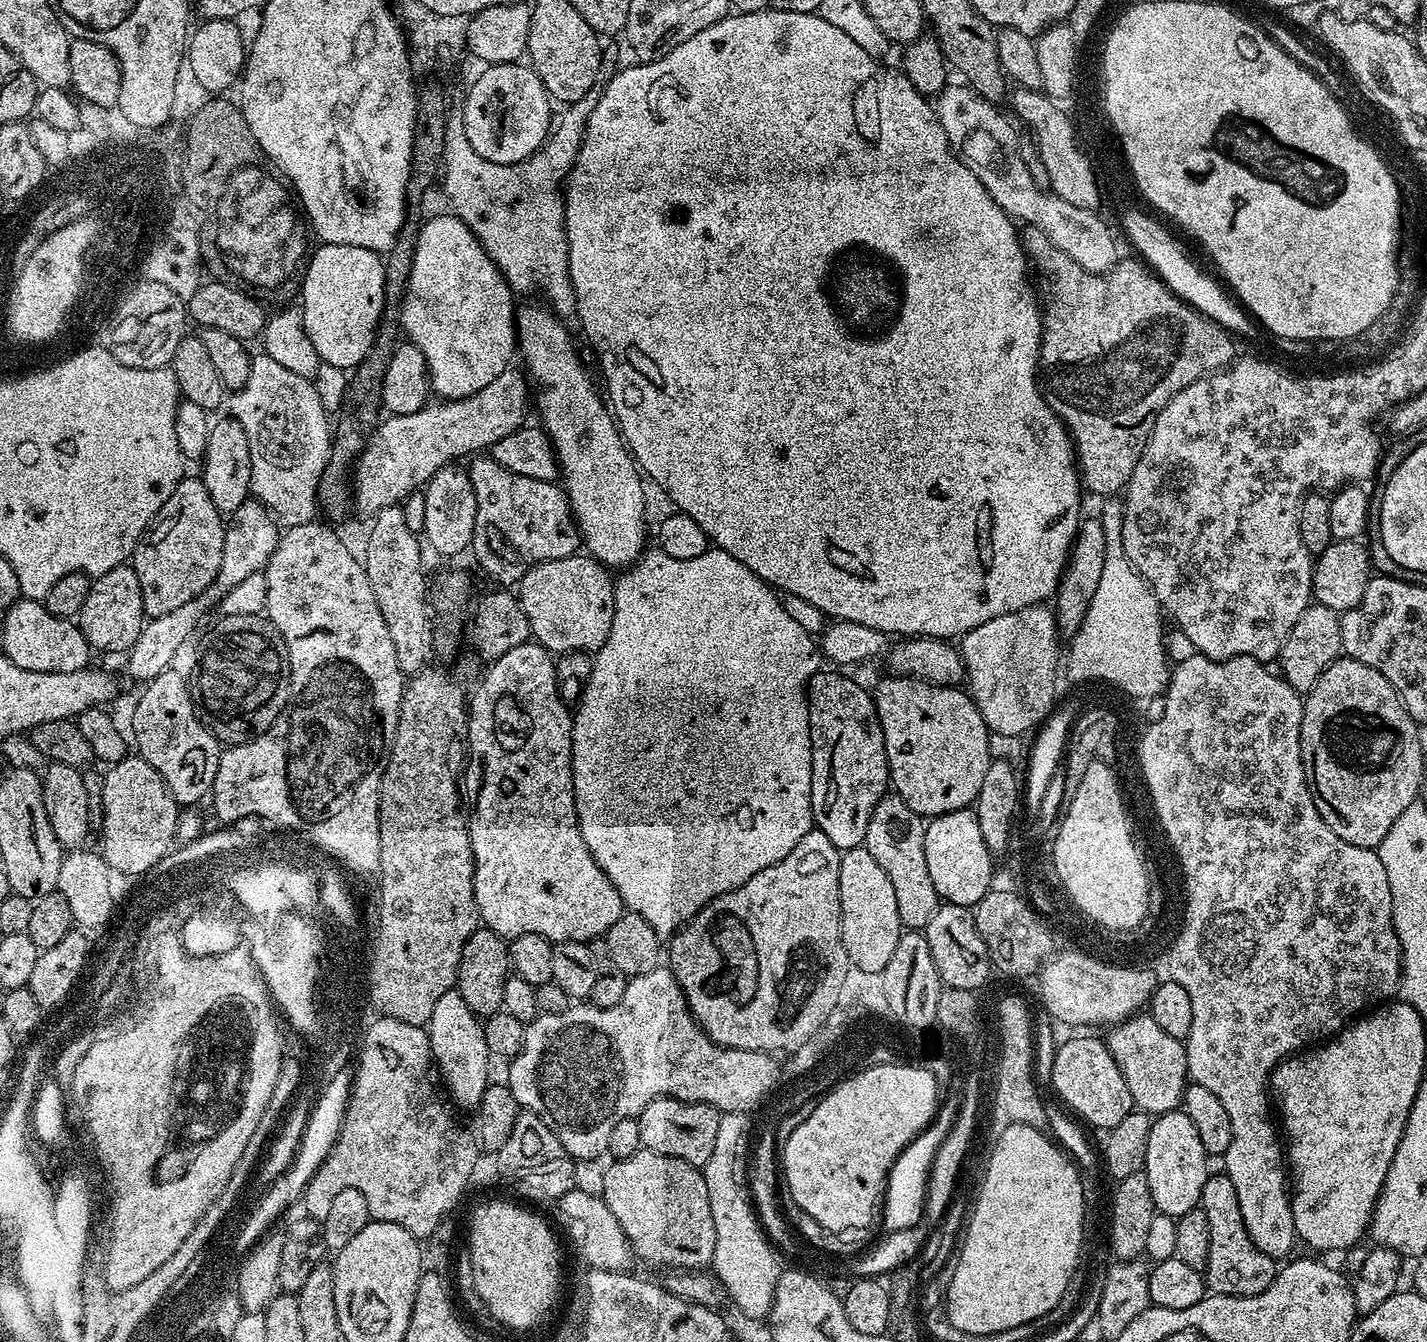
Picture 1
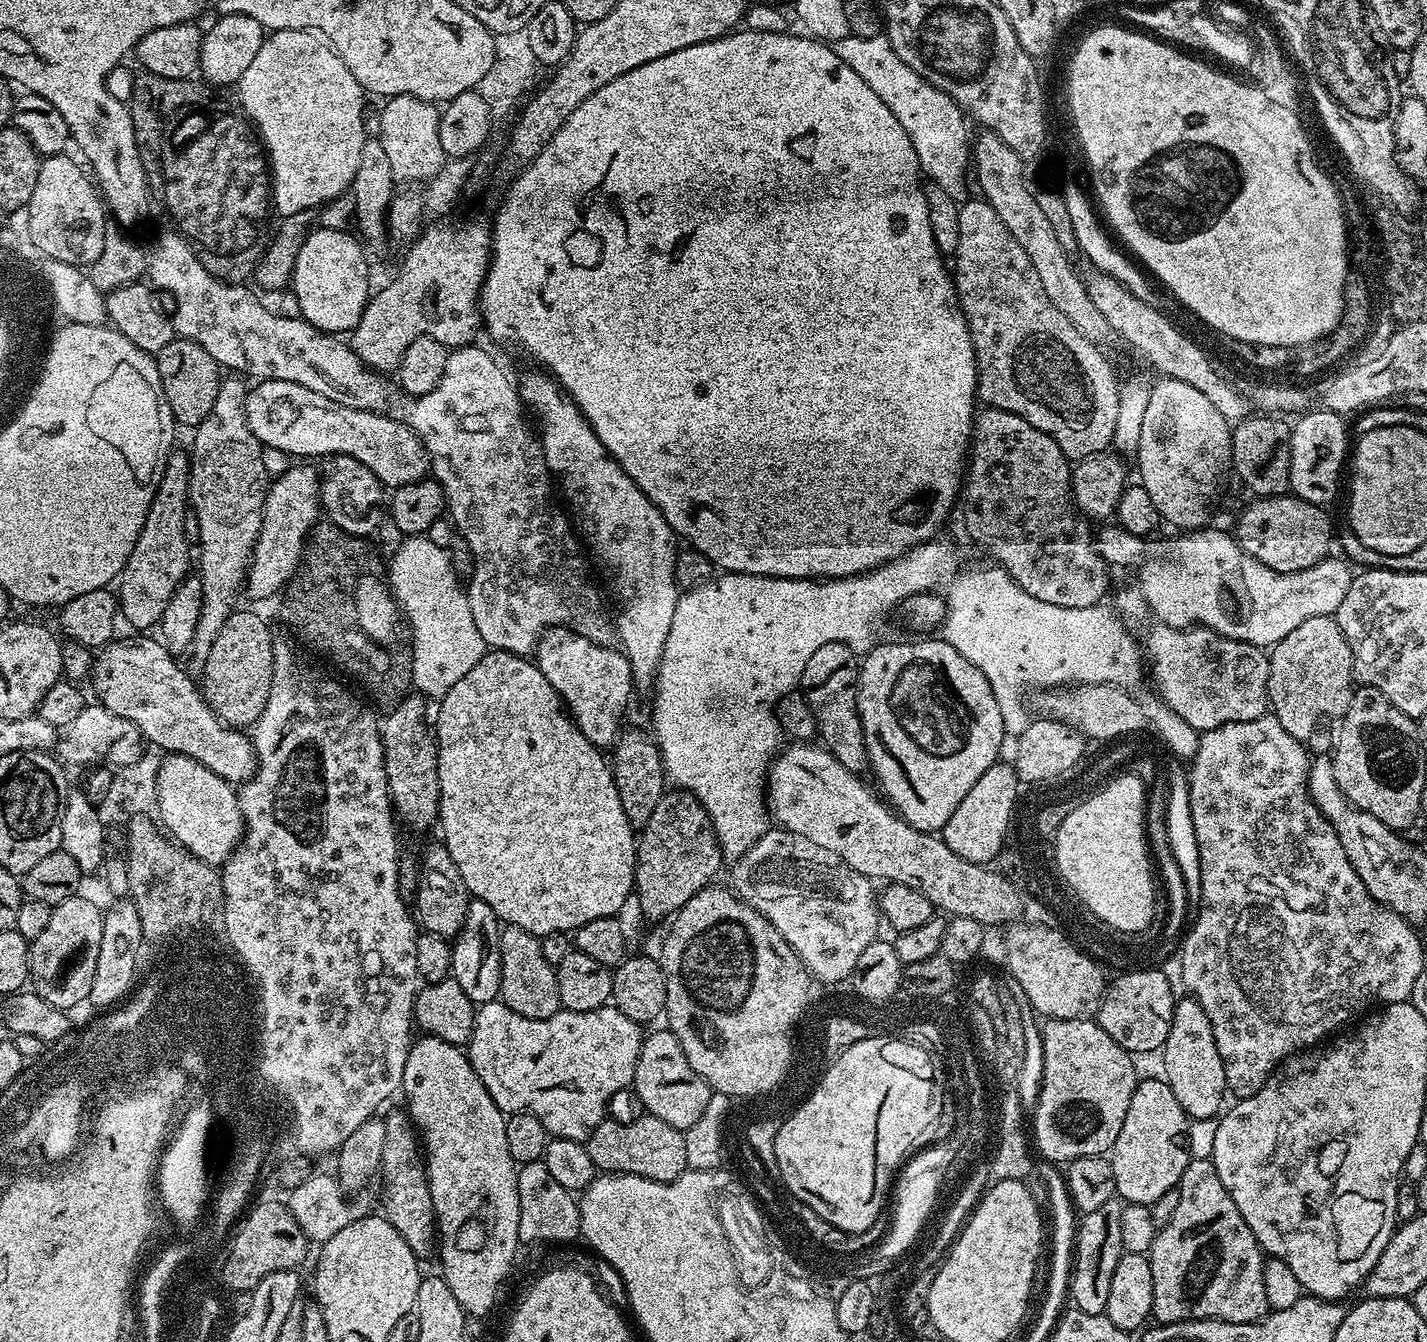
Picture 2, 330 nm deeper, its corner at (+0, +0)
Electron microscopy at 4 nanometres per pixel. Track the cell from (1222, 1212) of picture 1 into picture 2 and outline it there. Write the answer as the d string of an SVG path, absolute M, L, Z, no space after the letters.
M1189 1159L1179 1185L1178 1206L1170 1222L1159 1229L1152 1243L1152 1249L1146 1253L1150 1262L1150 1274L1154 1274L1154 1302L1152 1316L1156 1324L1173 1324L1187 1320L1221 1320L1254 1324L1263 1320L1270 1309L1266 1300L1263 1281L1265 1253L1254 1238L1246 1218L1238 1214L1234 1198L1222 1186L1218 1170L1214 1170L1211 1159Z

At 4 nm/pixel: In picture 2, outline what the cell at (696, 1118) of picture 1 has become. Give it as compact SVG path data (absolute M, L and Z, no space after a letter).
M667 1030L652 1032L649 1036L647 1033L643 1037L631 1087L635 1088L638 1098L642 1098L647 1115L681 1130L694 1126L694 1122L706 1114L706 1106L710 1106L714 1091L712 1085L694 1070L694 1066L686 1062L686 1054L678 1038Z

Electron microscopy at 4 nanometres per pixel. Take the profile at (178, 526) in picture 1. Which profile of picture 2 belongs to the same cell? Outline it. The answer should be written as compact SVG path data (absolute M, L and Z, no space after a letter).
M173 450L168 453L168 463L148 507L138 542L134 542L134 550L130 550L130 558L126 558L126 566L118 577L119 615L130 627L144 628L140 630L152 630L159 625L170 598L174 598L180 583L190 575L188 536L184 533L184 515L188 516L190 512L189 473L185 468L189 463L189 453Z

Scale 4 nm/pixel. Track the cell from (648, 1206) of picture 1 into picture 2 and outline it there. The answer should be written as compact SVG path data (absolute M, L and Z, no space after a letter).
M647 1114L638 1118L638 1122L630 1122L629 1124L614 1122L611 1118L606 1118L589 1134L586 1143L590 1158L594 1158L597 1169L604 1174L641 1176L643 1180L657 1180L667 1184L669 1180L677 1180L688 1168L684 1132Z

